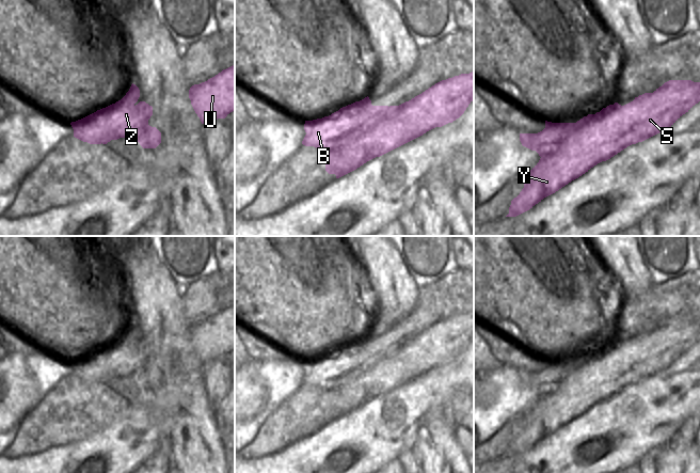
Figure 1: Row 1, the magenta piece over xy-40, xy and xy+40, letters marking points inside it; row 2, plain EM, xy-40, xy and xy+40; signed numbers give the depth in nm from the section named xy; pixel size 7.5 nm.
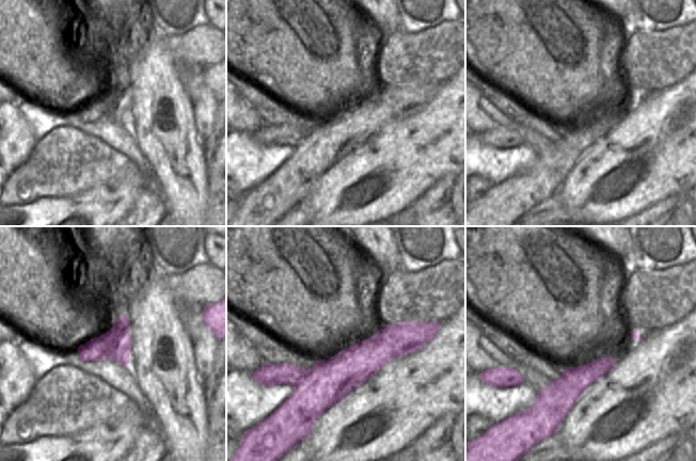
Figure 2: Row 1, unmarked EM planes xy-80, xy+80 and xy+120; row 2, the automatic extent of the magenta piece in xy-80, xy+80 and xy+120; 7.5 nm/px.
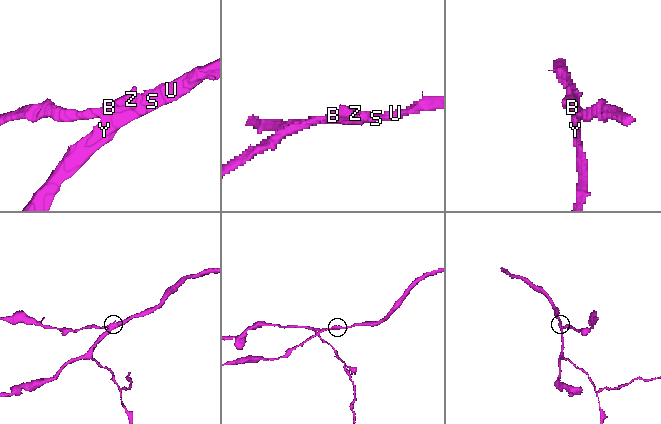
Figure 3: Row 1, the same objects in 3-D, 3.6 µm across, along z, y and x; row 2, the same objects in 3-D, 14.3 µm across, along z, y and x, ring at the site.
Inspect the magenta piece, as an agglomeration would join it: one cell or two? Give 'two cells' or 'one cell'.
two cells

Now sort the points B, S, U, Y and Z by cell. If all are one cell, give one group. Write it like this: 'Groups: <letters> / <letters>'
Groups: B Z / S U Y

